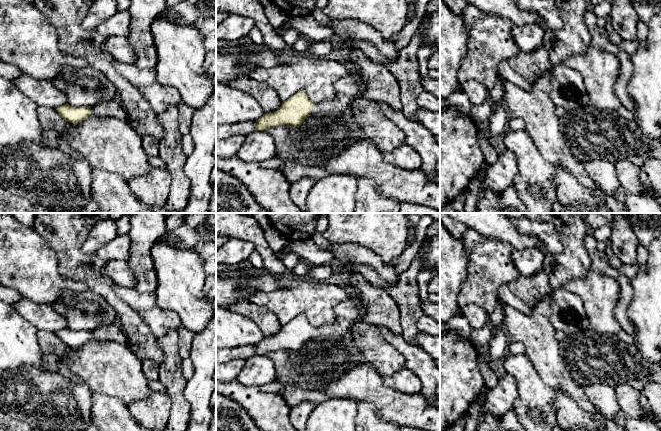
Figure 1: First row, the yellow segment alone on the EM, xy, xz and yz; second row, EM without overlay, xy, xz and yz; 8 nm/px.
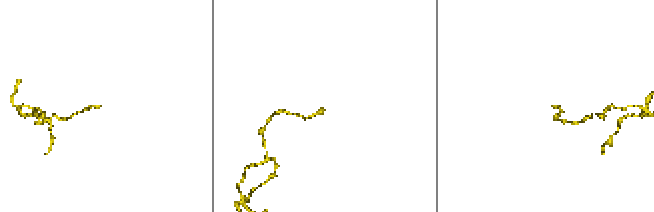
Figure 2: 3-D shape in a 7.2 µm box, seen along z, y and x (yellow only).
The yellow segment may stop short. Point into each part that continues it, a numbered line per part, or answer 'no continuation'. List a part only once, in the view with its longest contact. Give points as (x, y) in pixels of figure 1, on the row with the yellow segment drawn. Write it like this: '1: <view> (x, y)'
1: xz (347, 88)

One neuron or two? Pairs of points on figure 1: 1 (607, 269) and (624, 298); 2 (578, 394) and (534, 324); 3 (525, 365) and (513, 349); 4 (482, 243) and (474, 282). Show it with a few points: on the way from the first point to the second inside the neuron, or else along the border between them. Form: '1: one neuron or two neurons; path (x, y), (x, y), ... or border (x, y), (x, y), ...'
1: one neuron; path (615, 274), (624, 283), (624, 290)
2: one neuron; path (561, 377), (549, 365), (539, 341)
3: two neurons; border (522, 351), (517, 354), (507, 353)
4: one neuron; path (482, 253), (482, 272)

